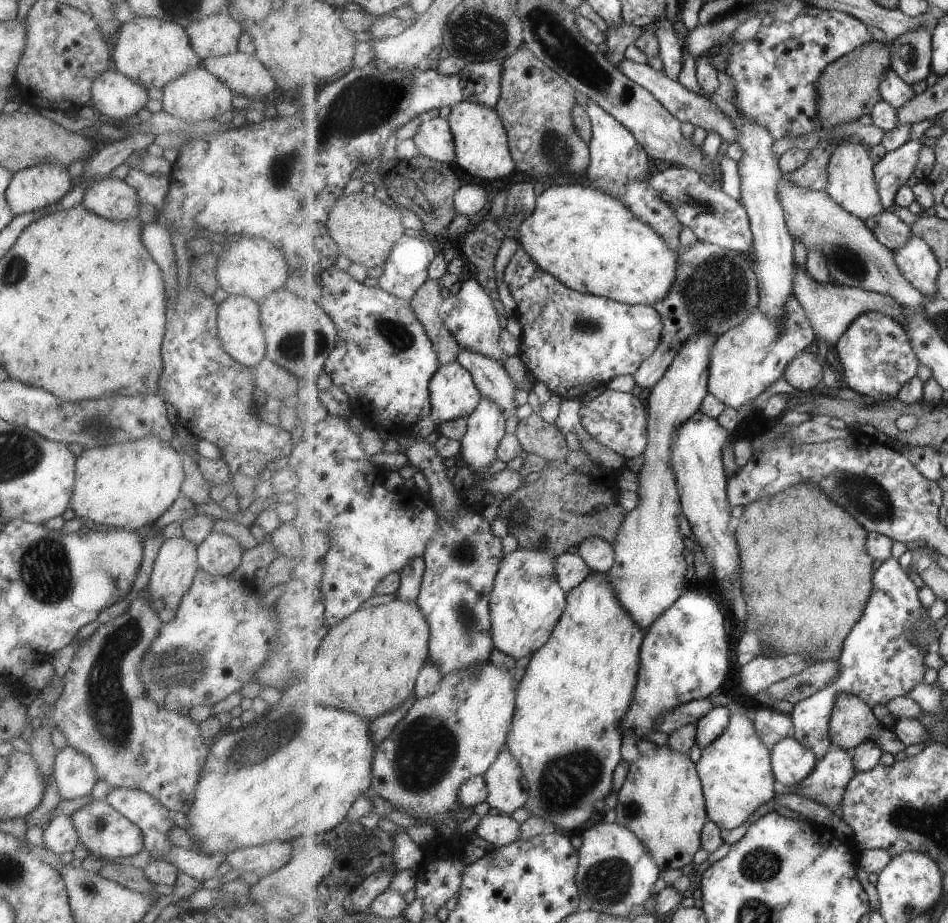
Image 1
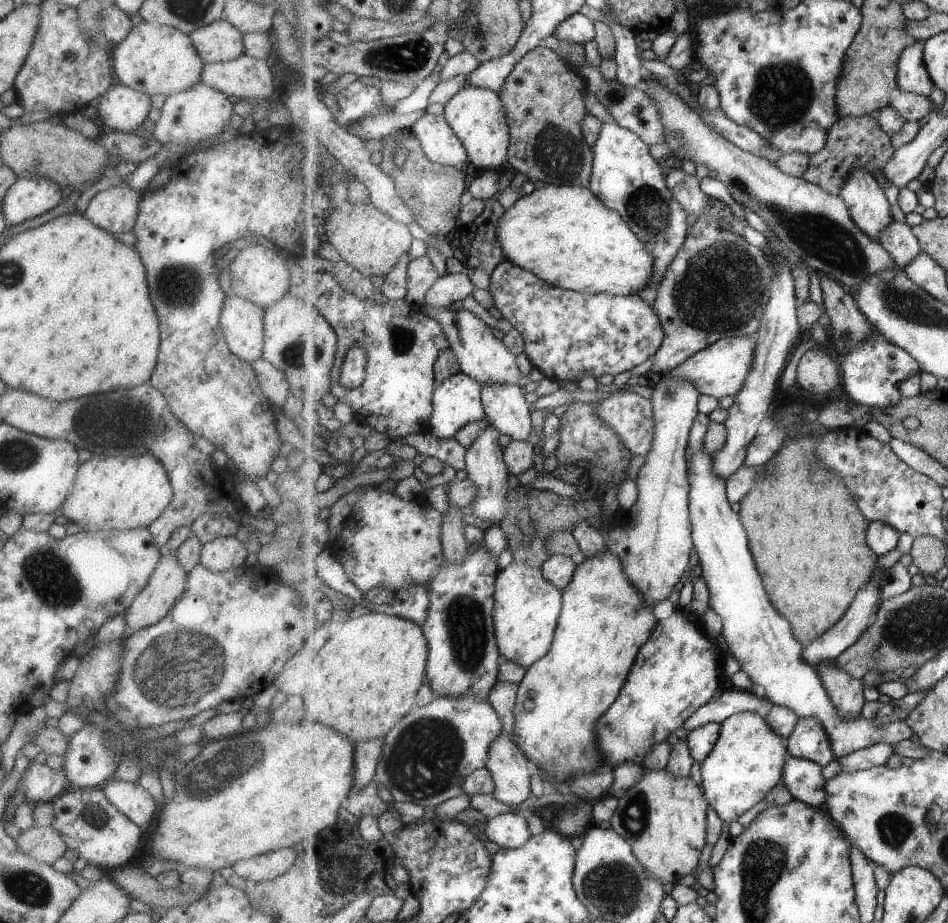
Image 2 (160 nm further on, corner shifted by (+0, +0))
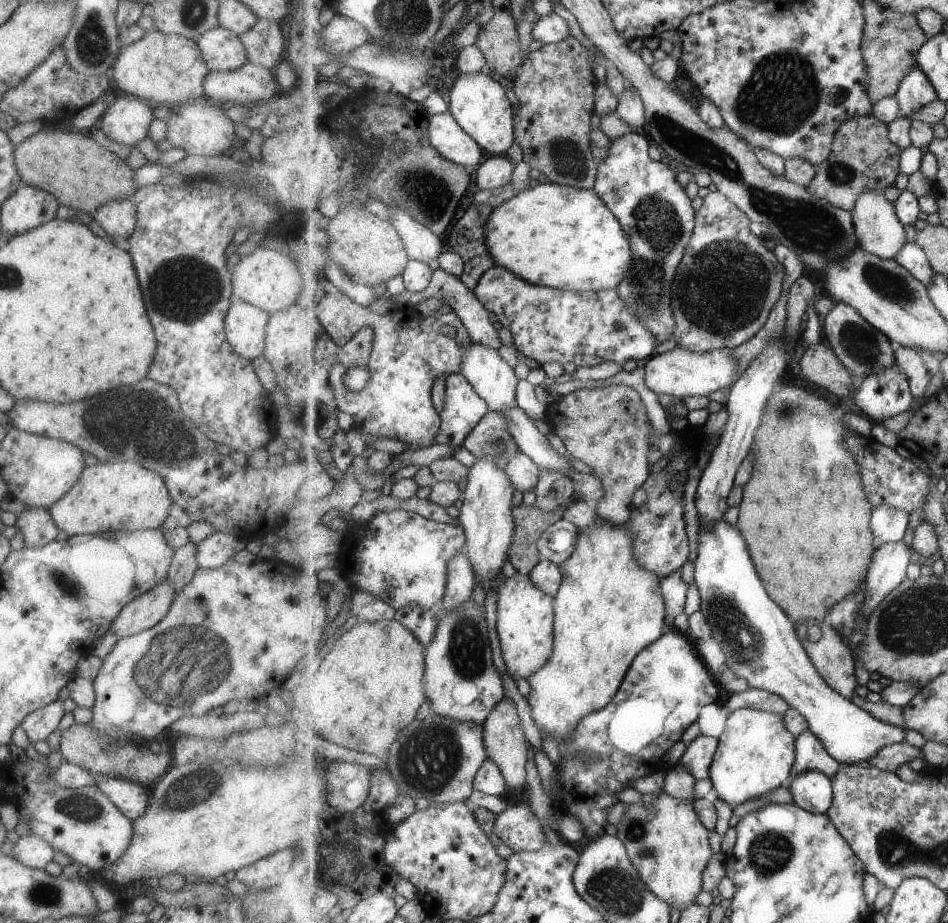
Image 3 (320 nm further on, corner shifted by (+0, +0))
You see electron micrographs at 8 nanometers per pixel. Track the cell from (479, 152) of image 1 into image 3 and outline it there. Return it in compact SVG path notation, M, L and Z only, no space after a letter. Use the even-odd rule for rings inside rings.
M487 72L461 73L454 75L454 81L450 92L446 94L450 102L449 112L457 119L457 122L481 145L486 156L505 155L516 140L514 137L513 104L507 96L507 90L503 84L499 84L493 76Z

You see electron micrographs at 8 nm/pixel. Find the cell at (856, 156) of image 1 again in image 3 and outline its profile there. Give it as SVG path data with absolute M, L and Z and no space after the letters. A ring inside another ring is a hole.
M865 191L856 207L852 210L856 224L856 238L859 248L884 258L895 259L901 249L908 243L905 236L905 224L899 218L897 207L883 194Z

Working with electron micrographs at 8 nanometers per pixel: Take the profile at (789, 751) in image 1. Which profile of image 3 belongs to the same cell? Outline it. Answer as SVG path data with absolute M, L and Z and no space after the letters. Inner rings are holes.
M807 770L793 778L790 790L794 802L804 810L814 814L828 814L832 809L834 789L832 779L819 770Z

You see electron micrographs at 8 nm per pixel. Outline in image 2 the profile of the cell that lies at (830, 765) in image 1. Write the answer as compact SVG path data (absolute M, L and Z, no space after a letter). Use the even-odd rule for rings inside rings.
M877 743L841 757L837 761L841 765L841 773L856 773L874 766L887 765L890 756L895 753L896 748L892 744Z

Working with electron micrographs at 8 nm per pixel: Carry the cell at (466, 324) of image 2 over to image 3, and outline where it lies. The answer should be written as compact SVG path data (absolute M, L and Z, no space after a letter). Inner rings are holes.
M472 342L464 356L461 373L488 402L491 411L501 413L518 406L520 379L497 349Z

